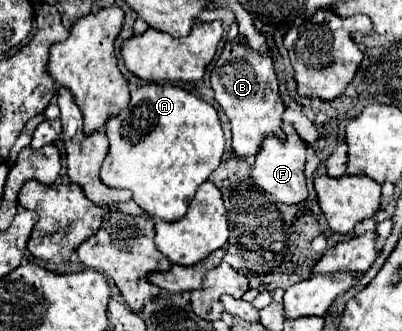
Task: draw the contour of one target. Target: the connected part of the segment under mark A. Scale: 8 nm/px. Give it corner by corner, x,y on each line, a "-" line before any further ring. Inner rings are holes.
147,84
131,90
131,102
105,126
109,154
101,180
111,188
127,188
149,214
167,222
185,216
197,188
221,164
225,136
211,104
171,84

